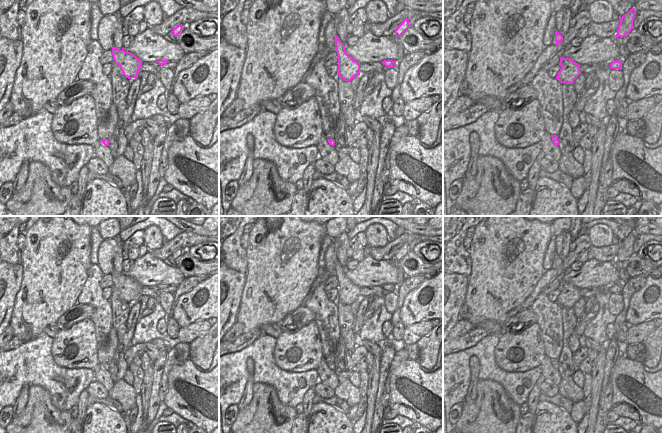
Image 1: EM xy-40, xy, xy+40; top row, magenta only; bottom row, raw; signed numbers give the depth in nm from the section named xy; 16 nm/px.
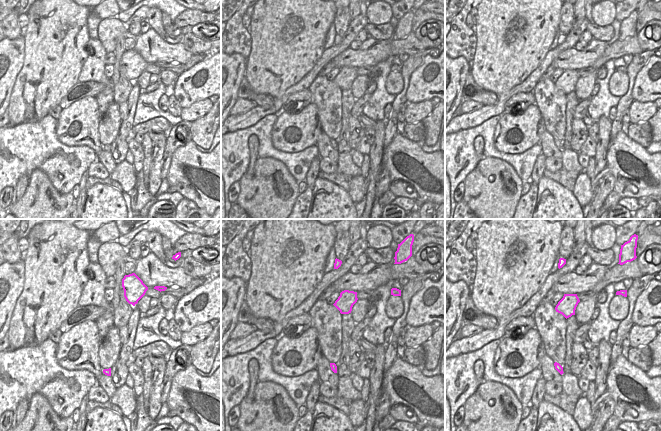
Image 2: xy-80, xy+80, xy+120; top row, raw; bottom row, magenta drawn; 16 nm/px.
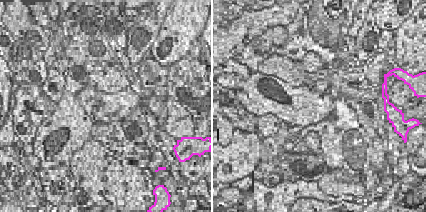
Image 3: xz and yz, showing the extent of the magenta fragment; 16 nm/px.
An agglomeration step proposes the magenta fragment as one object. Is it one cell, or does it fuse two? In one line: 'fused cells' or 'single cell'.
single cell

